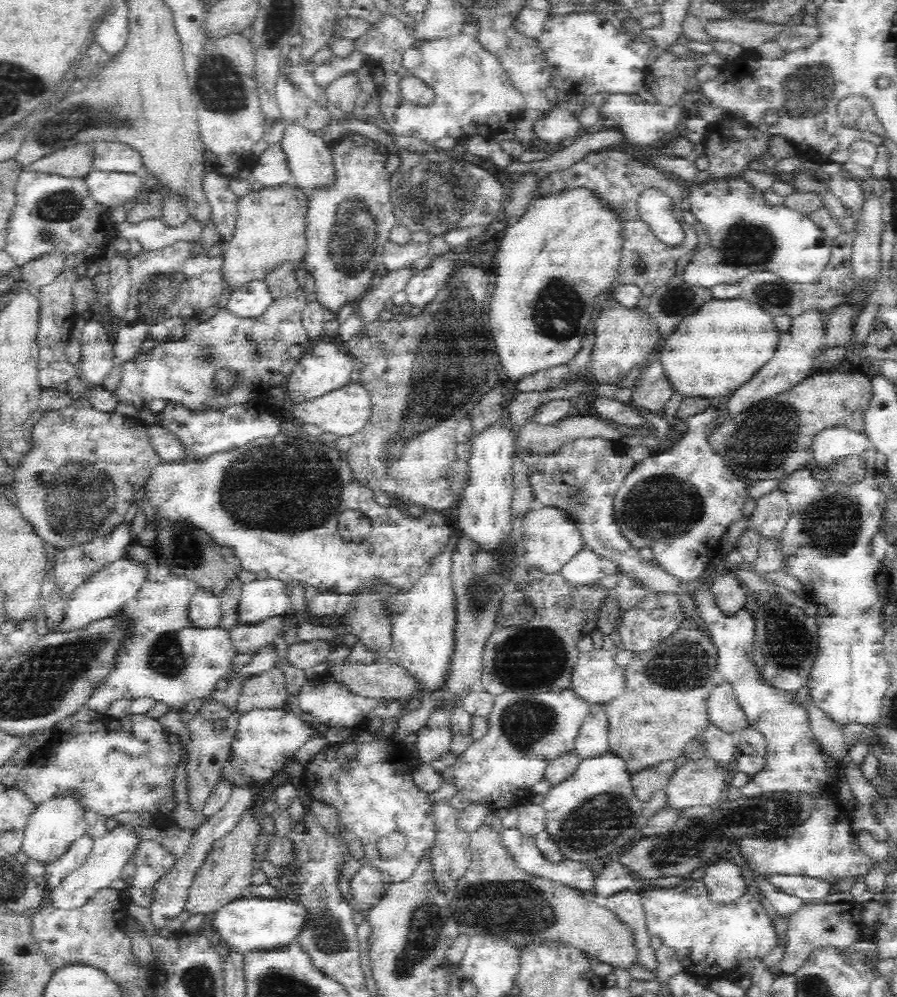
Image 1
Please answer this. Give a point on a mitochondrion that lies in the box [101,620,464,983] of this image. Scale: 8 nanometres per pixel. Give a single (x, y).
(427, 918)

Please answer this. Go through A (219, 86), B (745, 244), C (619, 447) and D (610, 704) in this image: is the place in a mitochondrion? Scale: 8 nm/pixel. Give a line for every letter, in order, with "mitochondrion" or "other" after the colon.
A: mitochondrion
B: mitochondrion
C: other
D: other

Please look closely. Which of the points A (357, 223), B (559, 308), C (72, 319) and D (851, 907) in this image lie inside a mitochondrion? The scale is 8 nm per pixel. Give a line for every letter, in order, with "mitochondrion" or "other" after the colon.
A: mitochondrion
B: mitochondrion
C: other
D: other

